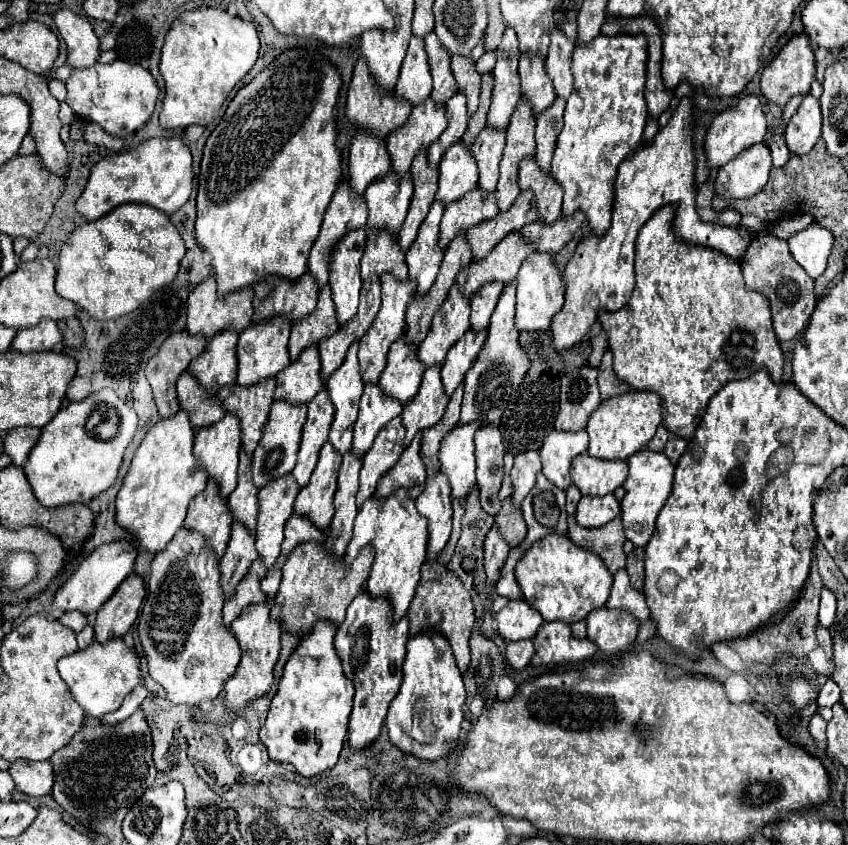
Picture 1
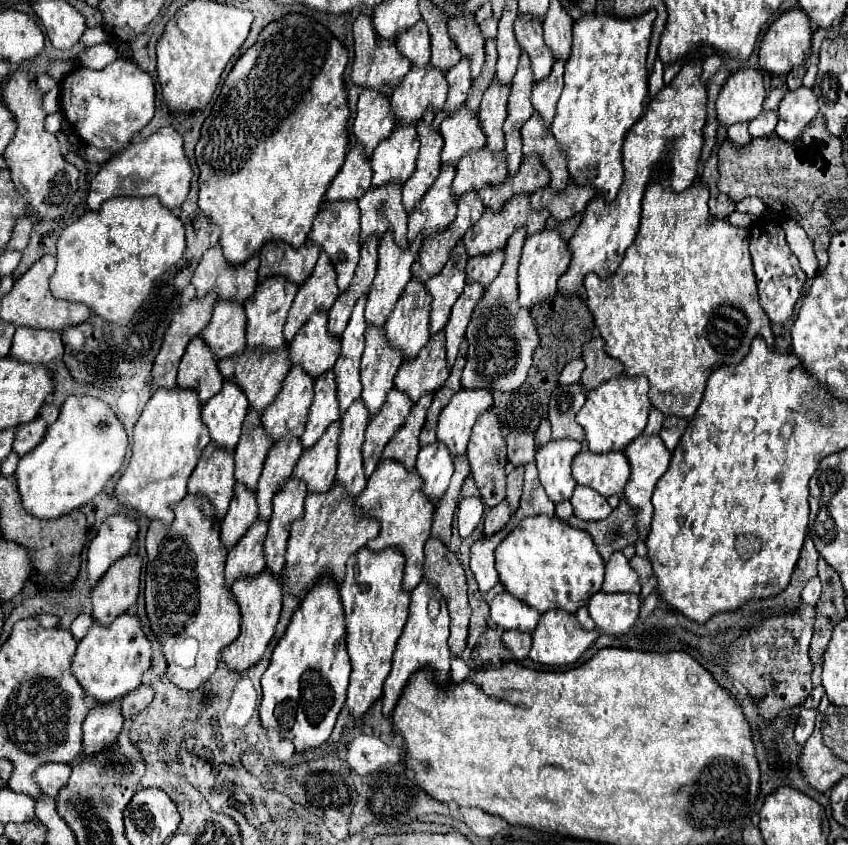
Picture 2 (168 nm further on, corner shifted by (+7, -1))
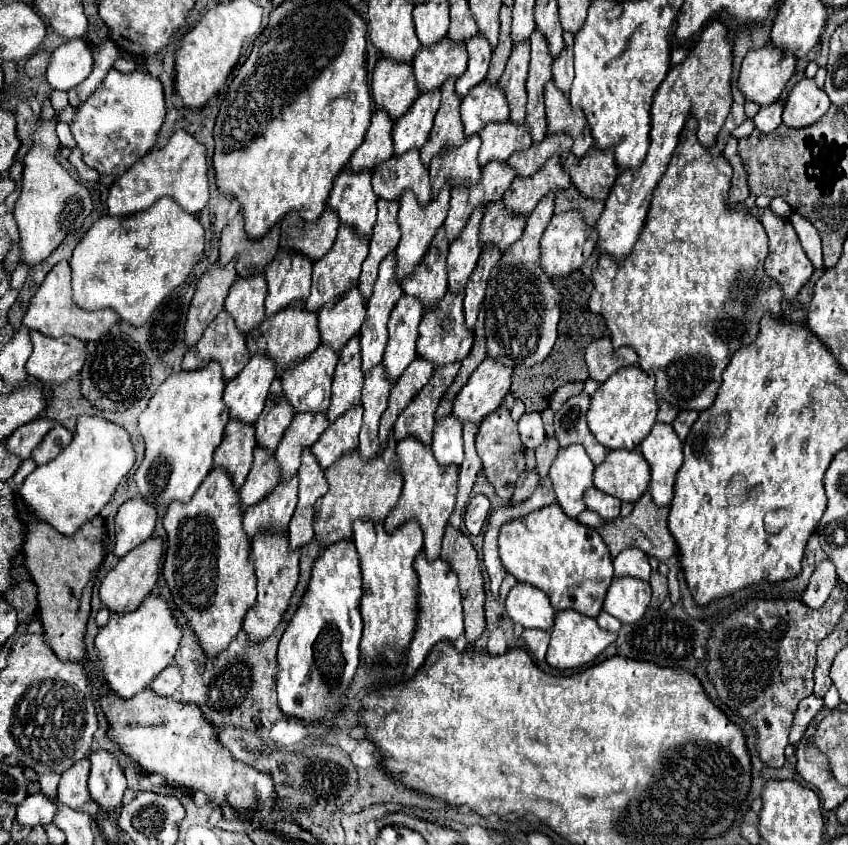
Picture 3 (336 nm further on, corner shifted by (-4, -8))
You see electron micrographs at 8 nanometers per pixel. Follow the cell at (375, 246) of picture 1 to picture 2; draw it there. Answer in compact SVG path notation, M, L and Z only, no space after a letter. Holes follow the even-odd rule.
M382 184L382 188L370 188L362 200L358 200L362 212L362 242L368 236L384 236L388 230L394 232L394 240L398 246L406 248L406 232L408 232L408 214L402 208L402 188L394 188L394 184Z

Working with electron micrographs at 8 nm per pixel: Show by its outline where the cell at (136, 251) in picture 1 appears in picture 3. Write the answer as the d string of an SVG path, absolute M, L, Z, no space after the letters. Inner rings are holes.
M169 197L157 199L149 209L137 215L121 219L109 215L101 217L91 225L91 229L83 235L83 239L73 251L71 257L73 301L81 309L91 309L91 311L109 307L129 325L141 327L151 317L155 307L187 279L193 261L203 251L203 247L205 247L205 237L201 223L193 215L181 211L181 207L177 207L177 203L173 203L173 199Z

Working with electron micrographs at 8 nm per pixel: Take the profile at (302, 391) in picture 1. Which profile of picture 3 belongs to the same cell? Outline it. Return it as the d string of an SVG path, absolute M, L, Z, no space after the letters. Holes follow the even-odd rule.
M353 287L353 291L345 293L341 299L325 303L325 307L321 307L321 311L317 313L321 343L339 353L345 343L359 333L365 309L367 307L365 303L361 303L361 295L357 295L357 287Z

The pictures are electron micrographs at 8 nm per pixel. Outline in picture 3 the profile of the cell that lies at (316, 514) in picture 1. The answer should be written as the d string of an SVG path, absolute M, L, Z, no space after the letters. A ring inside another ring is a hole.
M357 407L357 411L349 411L349 415L343 415L341 419L337 419L337 423L331 423L321 435L321 439L311 447L323 471L335 465L343 455L357 449L361 415L361 407Z

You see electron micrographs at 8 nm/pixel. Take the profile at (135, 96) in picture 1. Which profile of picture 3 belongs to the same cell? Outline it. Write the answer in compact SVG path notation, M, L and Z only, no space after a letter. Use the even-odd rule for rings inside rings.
M109 69L103 83L83 101L83 105L75 107L77 115L71 123L71 133L77 141L77 147L83 151L83 161L93 167L99 173L111 173L115 177L121 177L127 169L135 165L155 143L157 133L165 119L165 97L163 97L163 85L157 77L151 77L145 71L133 71L133 73L121 73L117 69Z

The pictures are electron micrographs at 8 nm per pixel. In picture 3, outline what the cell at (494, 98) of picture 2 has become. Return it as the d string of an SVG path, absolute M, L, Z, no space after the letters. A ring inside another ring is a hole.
M525 43L525 47L513 47L509 63L499 81L511 111L509 121L513 121L515 125L521 125L525 121L527 67L529 67L529 43Z

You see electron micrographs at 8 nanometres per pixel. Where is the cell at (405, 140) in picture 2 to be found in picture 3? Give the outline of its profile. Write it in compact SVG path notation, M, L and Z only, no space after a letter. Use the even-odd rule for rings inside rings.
M431 91L429 95L419 95L417 103L413 103L413 111L393 127L393 143L395 143L395 157L405 155L411 149L421 151L427 141L433 127L435 113L439 109L441 93Z

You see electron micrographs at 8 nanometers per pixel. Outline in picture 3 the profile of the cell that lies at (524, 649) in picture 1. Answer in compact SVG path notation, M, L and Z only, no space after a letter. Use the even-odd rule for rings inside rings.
M525 629L523 635L521 635L521 639L527 645L529 653L537 661L543 661L545 659L545 653L547 653L547 647L549 647L549 633L547 631L541 631L541 629Z

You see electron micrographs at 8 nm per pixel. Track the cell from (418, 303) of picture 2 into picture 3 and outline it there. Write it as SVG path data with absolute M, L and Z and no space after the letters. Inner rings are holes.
M441 229L441 235L433 239L433 247L429 249L429 255L425 255L425 263L417 267L417 275L409 279L409 283L403 283L403 295L411 295L423 305L423 313L431 313L437 309L439 301L447 295L447 267L445 257L449 251L449 243L445 243L445 231Z

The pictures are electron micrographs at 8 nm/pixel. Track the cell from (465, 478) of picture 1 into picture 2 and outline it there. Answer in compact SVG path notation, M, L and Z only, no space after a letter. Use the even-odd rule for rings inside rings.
M460 388L448 406L440 412L438 420L438 440L442 440L452 456L460 456L466 452L466 444L472 432L476 418L492 406L490 388L466 390Z

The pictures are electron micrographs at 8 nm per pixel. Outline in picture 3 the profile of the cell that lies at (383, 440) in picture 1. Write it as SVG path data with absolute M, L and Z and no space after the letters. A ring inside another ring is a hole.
M415 359L411 367L405 369L405 375L401 375L401 379L397 381L397 387L391 389L389 405L379 425L379 453L383 453L397 417L417 397L417 393L429 383L431 373L433 373L433 367L429 367L429 363L421 363L421 359Z

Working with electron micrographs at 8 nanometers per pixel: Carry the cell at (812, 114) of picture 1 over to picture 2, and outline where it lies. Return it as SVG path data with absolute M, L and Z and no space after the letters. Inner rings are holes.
M800 86L796 90L788 90L778 108L778 124L776 134L786 140L794 142L800 138L802 130L818 112L818 98L814 96L812 88Z

